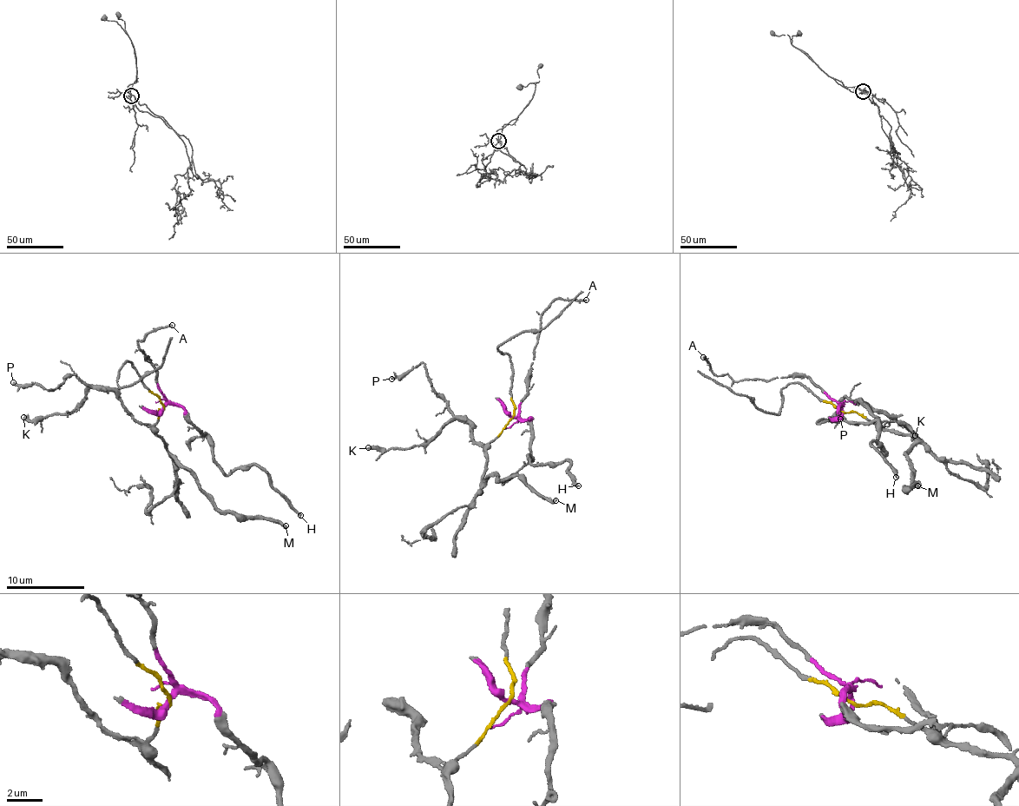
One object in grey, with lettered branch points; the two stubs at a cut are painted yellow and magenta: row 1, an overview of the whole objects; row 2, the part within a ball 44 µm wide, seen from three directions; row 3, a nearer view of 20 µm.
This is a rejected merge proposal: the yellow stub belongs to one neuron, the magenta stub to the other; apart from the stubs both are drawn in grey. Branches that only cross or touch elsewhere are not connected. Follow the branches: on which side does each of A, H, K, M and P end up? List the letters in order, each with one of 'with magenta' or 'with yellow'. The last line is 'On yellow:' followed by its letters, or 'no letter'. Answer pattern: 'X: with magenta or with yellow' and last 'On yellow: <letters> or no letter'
A: with magenta
H: with magenta
K: with yellow
M: with yellow
P: with yellow
On yellow: K, M, P

